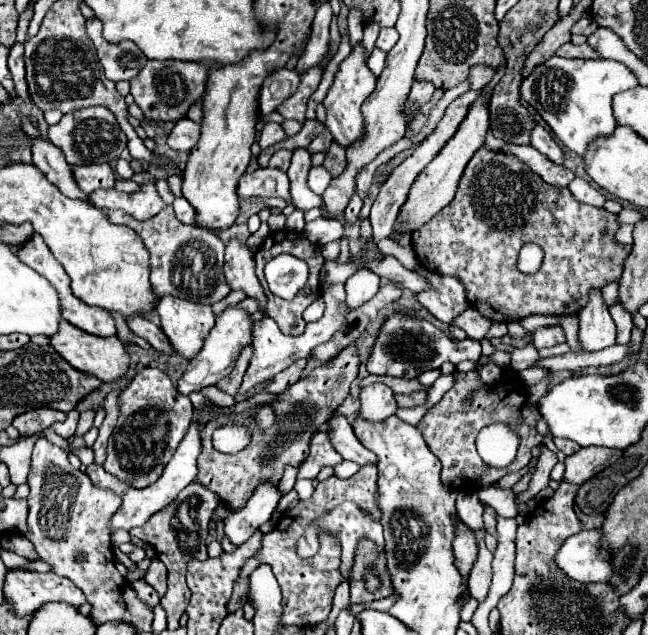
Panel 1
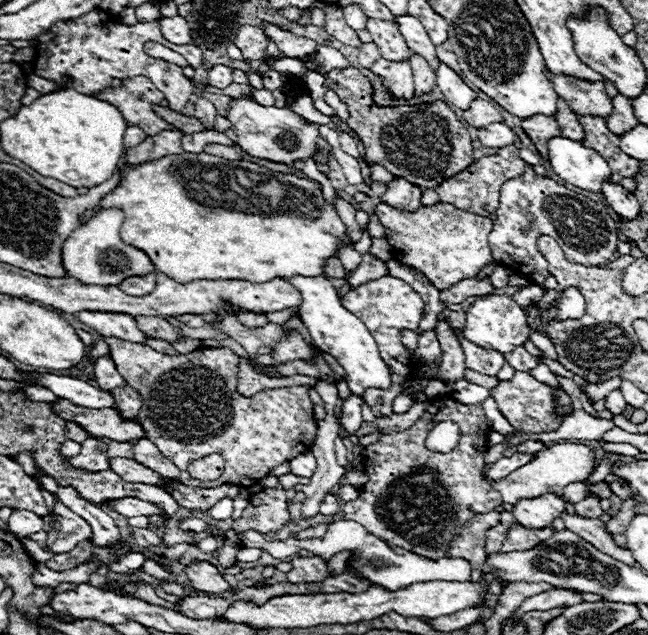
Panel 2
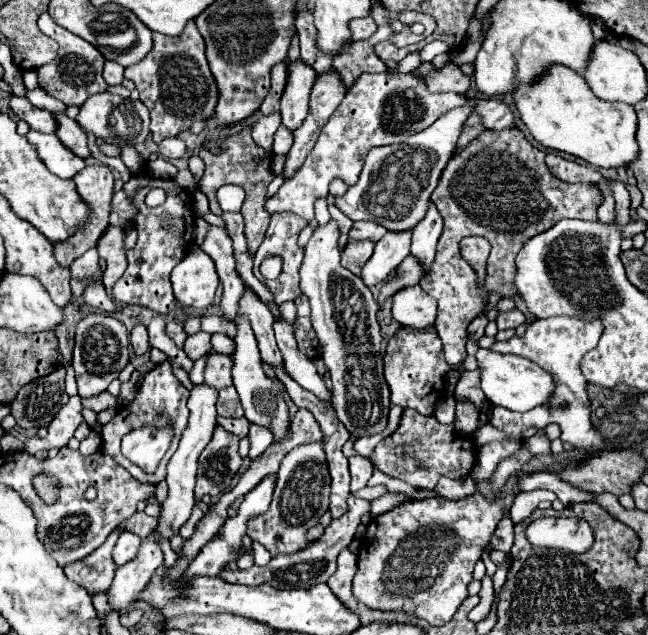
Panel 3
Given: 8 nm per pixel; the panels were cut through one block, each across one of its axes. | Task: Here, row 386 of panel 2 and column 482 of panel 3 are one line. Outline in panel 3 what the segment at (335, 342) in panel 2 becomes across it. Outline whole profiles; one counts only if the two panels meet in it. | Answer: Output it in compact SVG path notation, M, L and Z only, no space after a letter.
M478 350L476 360L482 370L482 390L488 402L492 402L494 406L508 408L512 412L528 412L536 406L546 404L554 392L552 376L526 358L512 356L512 354L498 354L492 350Z

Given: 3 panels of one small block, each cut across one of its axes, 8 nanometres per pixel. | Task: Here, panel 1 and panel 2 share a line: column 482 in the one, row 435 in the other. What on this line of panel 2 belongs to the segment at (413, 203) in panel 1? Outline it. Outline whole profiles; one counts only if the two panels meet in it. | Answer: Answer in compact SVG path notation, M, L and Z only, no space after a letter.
M58 398L54 404L54 412L68 420L76 422L82 426L90 436L96 438L112 438L118 442L130 442L134 438L144 438L144 430L138 422L124 422L112 408L102 408L102 410L90 410L90 408L80 408L74 406L68 400Z

